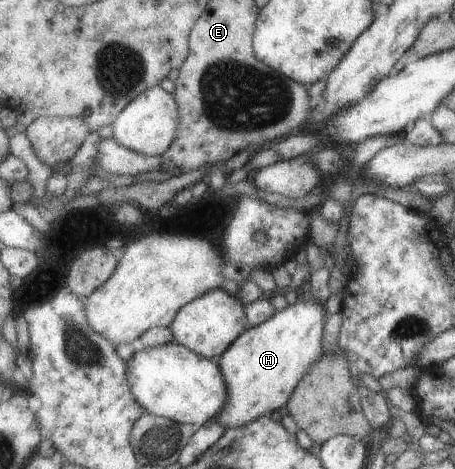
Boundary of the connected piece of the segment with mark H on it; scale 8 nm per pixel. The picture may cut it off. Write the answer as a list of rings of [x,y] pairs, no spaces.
[[[305,287],[301,301],[298,297],[295,304],[276,312],[269,320],[257,326],[248,327],[240,334],[230,347],[216,360],[223,384],[226,386],[225,406],[215,413],[202,425],[219,424],[223,429],[235,429],[257,420],[260,416],[269,416],[274,410],[285,407],[298,385],[298,382],[309,372],[309,369],[321,360],[323,349],[321,346],[323,330],[323,304],[313,300]]]

